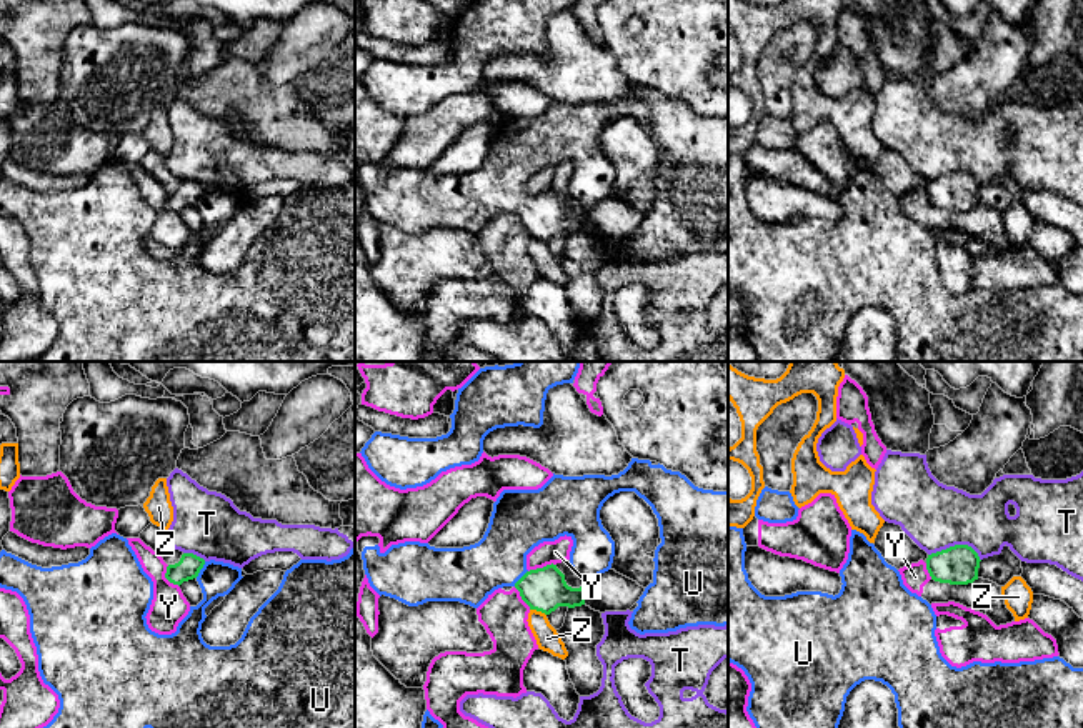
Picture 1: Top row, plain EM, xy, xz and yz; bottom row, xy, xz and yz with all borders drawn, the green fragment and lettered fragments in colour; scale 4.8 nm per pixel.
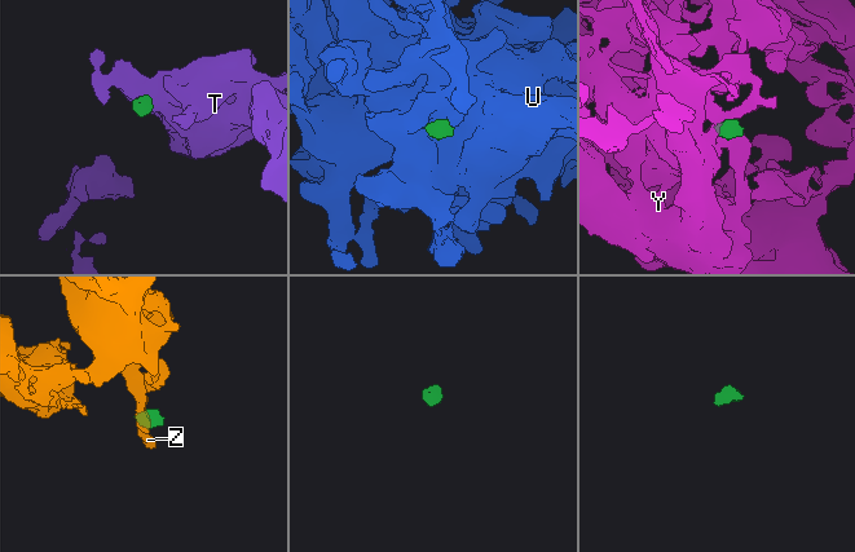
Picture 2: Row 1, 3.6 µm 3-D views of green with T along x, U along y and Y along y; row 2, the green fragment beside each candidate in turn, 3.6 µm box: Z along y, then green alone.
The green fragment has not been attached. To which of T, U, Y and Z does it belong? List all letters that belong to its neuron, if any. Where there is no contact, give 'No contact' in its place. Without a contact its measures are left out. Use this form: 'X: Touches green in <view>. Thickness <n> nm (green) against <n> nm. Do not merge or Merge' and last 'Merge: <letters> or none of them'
T: Touches green in yz. Thickness 190 nm (green) against 320 nm. Do not merge
U: Touches green in xy. Thickness 120 nm (green) against 170 nm. Merge
Y: Touches green in xz. Thickness 200 nm (green) against 110 nm. Do not merge
Z: Touches green in xz. Thickness 200 nm (green) against 110 nm. Do not merge
Merge: U

